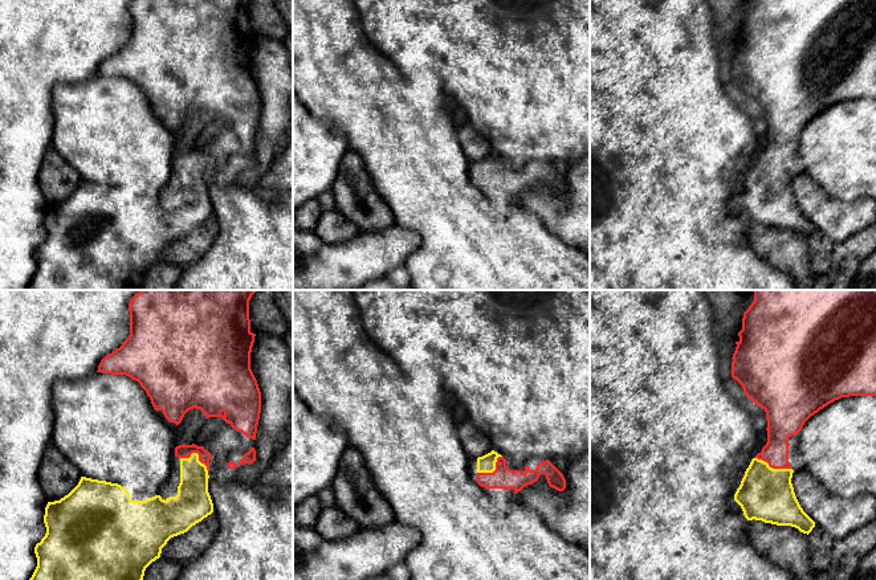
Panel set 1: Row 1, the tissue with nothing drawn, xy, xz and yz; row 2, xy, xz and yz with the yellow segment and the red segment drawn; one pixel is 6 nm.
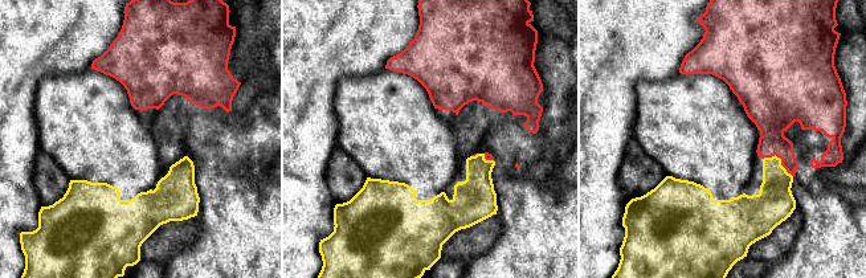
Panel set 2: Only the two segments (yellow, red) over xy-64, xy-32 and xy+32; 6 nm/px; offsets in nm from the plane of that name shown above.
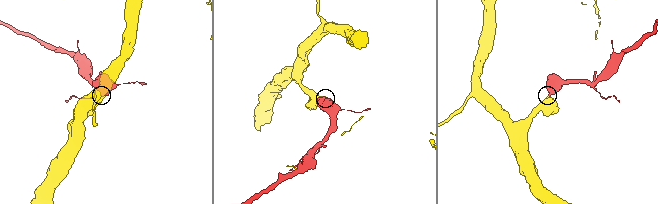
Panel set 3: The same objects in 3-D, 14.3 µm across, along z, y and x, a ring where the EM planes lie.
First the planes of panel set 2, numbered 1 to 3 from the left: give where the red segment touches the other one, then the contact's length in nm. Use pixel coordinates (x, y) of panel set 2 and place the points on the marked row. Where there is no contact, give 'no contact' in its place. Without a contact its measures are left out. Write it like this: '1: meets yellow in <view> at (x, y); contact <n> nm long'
1: no contact
2: meets yellow in xy-32 at (487, 160); contact 80 nm long
3: meets yellow in xy+32 at (780, 159); contact 220 nm long

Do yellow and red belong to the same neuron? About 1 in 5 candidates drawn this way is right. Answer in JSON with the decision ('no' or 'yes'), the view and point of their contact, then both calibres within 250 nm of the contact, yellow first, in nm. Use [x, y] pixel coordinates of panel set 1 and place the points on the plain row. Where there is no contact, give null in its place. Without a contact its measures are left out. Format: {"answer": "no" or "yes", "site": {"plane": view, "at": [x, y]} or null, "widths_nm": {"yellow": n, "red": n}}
{"answer": "yes", "site": {"plane": "yz", "at": [771, 171]}, "widths_nm": {"yellow": 320, "red": 160}}

